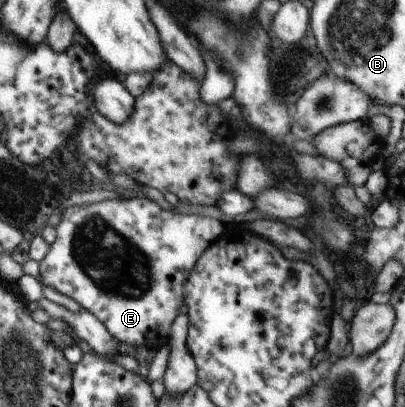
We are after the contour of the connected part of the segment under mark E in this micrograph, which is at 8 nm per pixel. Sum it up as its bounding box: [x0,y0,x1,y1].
[38,195,223,350]

